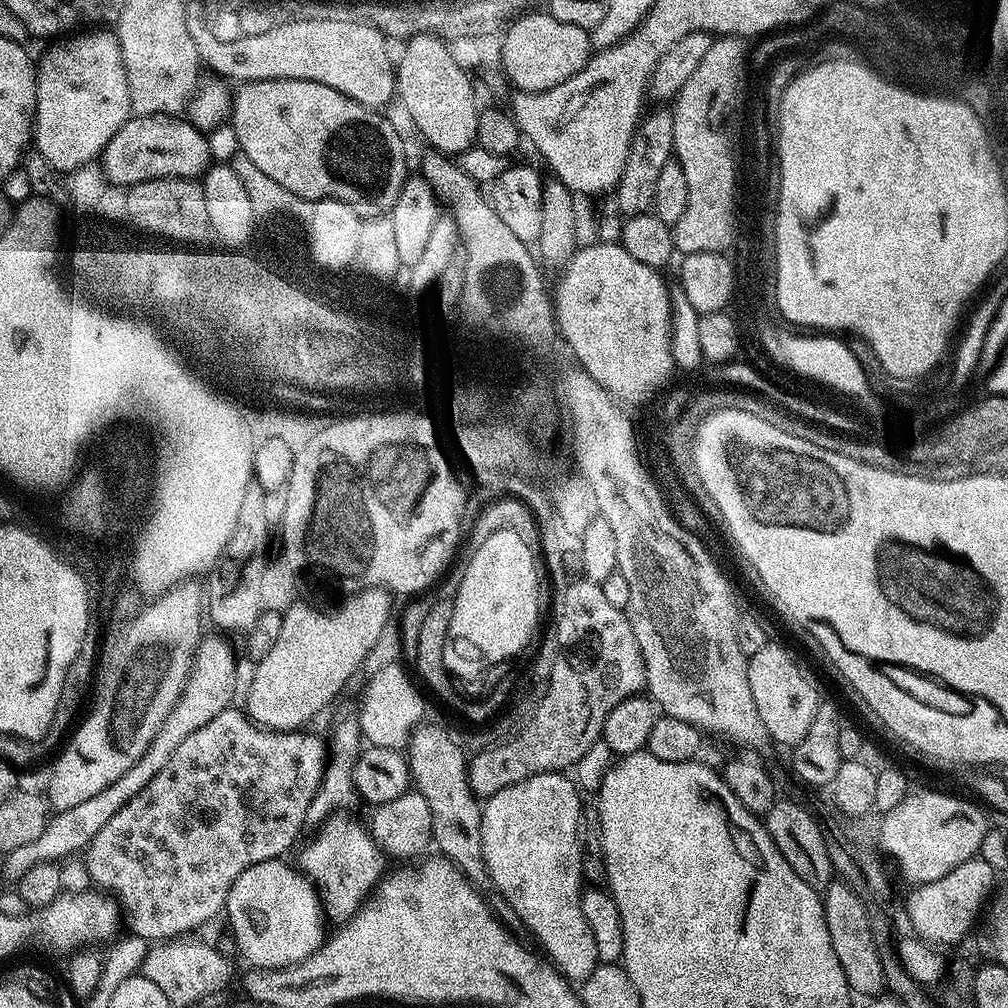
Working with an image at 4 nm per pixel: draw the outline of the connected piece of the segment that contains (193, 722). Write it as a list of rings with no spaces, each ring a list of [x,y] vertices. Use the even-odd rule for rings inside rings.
[[[201,639],[200,645],[196,647],[196,657],[192,660],[192,668],[188,671],[186,686],[174,710],[166,716],[166,722],[158,730],[154,742],[150,742],[146,754],[142,754],[142,758],[122,778],[118,778],[118,782],[106,786],[102,794],[94,794],[94,798],[80,803],[79,806],[70,806],[70,810],[56,812],[49,819],[46,830],[42,830],[42,834],[38,834],[34,842],[26,842],[26,846],[18,846],[18,850],[7,853],[5,860],[8,861],[5,862],[4,868],[8,871],[12,882],[20,881],[22,874],[26,874],[26,870],[30,870],[33,866],[64,862],[67,856],[72,856],[75,852],[83,853],[94,836],[102,830],[102,826],[106,825],[106,822],[109,822],[122,806],[125,806],[146,787],[154,778],[154,774],[158,774],[158,770],[166,766],[166,762],[170,762],[174,750],[182,746],[185,738],[190,738],[194,730],[206,726],[206,722],[211,722],[217,714],[222,714],[222,710],[230,707],[233,703],[232,695],[235,692],[236,658],[231,648],[222,640]]]

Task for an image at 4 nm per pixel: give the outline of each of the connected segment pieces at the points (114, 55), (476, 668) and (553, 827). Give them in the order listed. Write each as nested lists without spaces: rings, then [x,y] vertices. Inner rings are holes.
[[[84,30],[79,34],[69,35],[67,38],[61,39],[53,48],[48,48],[44,52],[44,57],[38,60],[36,68],[36,114],[34,117],[34,148],[40,151],[40,156],[52,168],[57,168],[63,174],[71,174],[77,168],[83,168],[91,165],[92,160],[101,155],[105,146],[110,142],[110,138],[114,138],[114,134],[118,134],[118,130],[122,130],[122,126],[133,115],[132,103],[130,102],[130,86],[126,82],[126,70],[124,69],[124,59],[122,58],[122,50],[120,49],[120,39],[117,38],[115,31],[112,30]]]
[[[498,530],[498,534],[490,534],[490,538],[486,538],[486,542],[475,545],[471,549],[472,557],[468,560],[468,565],[464,568],[464,573],[460,576],[460,585],[456,588],[456,597],[452,600],[452,608],[450,604],[450,615],[446,625],[446,635],[444,638],[444,667],[448,669],[453,677],[461,676],[464,680],[472,680],[475,676],[483,674],[487,668],[492,668],[495,664],[500,664],[503,660],[508,660],[511,656],[516,656],[528,643],[532,640],[532,635],[536,632],[536,623],[540,620],[540,576],[536,573],[537,553],[530,546],[526,546],[526,542],[522,542],[522,538],[518,534],[514,534],[514,530]]]
[[[543,772],[537,776],[526,778],[522,782],[514,782],[514,786],[506,786],[506,790],[498,790],[498,794],[487,797],[482,804],[482,854],[488,867],[488,879],[491,887],[496,887],[499,899],[510,902],[514,906],[514,914],[524,924],[525,929],[536,935],[538,943],[544,947],[543,955],[554,965],[557,972],[569,982],[582,982],[594,974],[598,958],[598,946],[594,946],[594,934],[590,934],[590,926],[586,922],[586,914],[582,914],[582,897],[586,891],[583,862],[585,850],[582,847],[582,823],[580,824],[580,796],[581,789],[575,779],[564,772]]]

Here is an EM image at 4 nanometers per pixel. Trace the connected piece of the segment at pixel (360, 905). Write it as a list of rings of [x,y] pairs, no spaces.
[[[344,814],[329,816],[315,829],[316,837],[300,852],[298,868],[315,885],[324,916],[329,921],[347,922],[365,907],[366,901],[373,895],[377,885],[380,884],[382,877],[385,875],[384,860],[386,861],[386,856],[365,825],[363,828],[358,821],[340,815]]]

